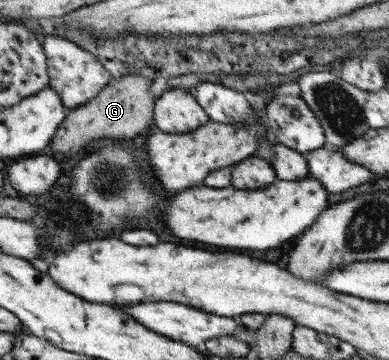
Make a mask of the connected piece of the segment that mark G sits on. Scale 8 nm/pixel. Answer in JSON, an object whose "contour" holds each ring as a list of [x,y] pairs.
{"contour":[[[125,74],[118,80],[112,80],[94,98],[86,102],[86,104],[67,111],[65,119],[60,123],[49,143],[50,152],[52,152],[53,156],[56,156],[56,154],[60,154],[61,156],[74,154],[74,152],[84,150],[92,139],[116,138],[124,141],[138,140],[136,134],[142,132],[144,128],[148,128],[150,123],[153,122],[154,99],[150,97],[152,93],[146,91],[146,88],[151,83],[152,80],[142,74]]]}

